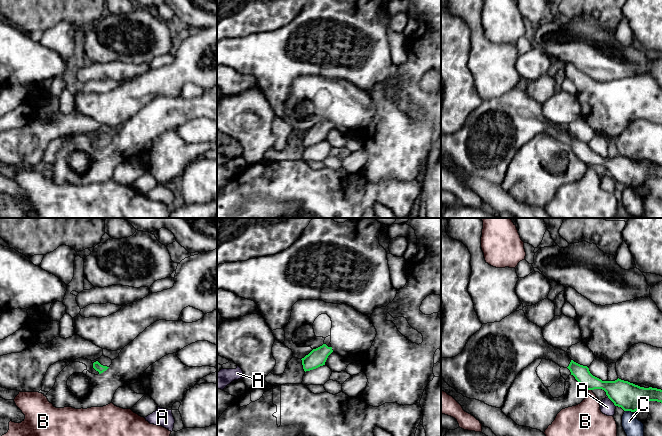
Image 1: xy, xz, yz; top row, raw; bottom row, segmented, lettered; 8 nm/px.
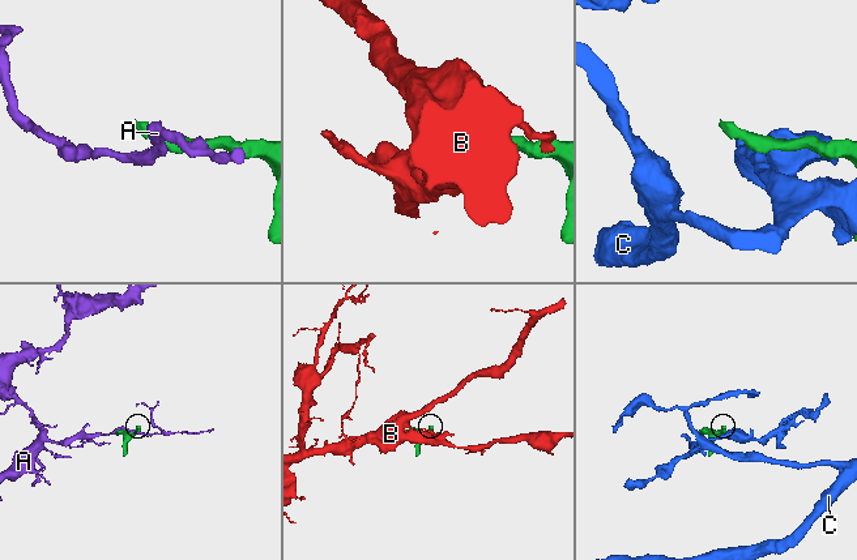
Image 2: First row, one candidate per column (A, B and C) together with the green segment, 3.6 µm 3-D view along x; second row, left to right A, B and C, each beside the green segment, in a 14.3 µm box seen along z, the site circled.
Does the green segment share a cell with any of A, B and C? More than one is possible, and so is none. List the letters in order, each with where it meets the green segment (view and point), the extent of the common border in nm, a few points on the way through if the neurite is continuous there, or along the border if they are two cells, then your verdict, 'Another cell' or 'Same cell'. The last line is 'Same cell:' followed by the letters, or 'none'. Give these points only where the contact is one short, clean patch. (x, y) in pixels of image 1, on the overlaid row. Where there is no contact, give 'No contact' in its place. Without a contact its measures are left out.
A: Touches green at yz (612, 401). Shared border 100 nm. Boundary: yz (608, 397), (615, 406). Another cell
B: Touches green at yz (590, 389). Shared border 30 nm. Boundary: yz (588, 389), (591, 390). Another cell
C: Touches green at yz (629, 410). Shared border 70 nm. Boundary: yz (625, 410), (632, 412). Another cell
Same cell: none

